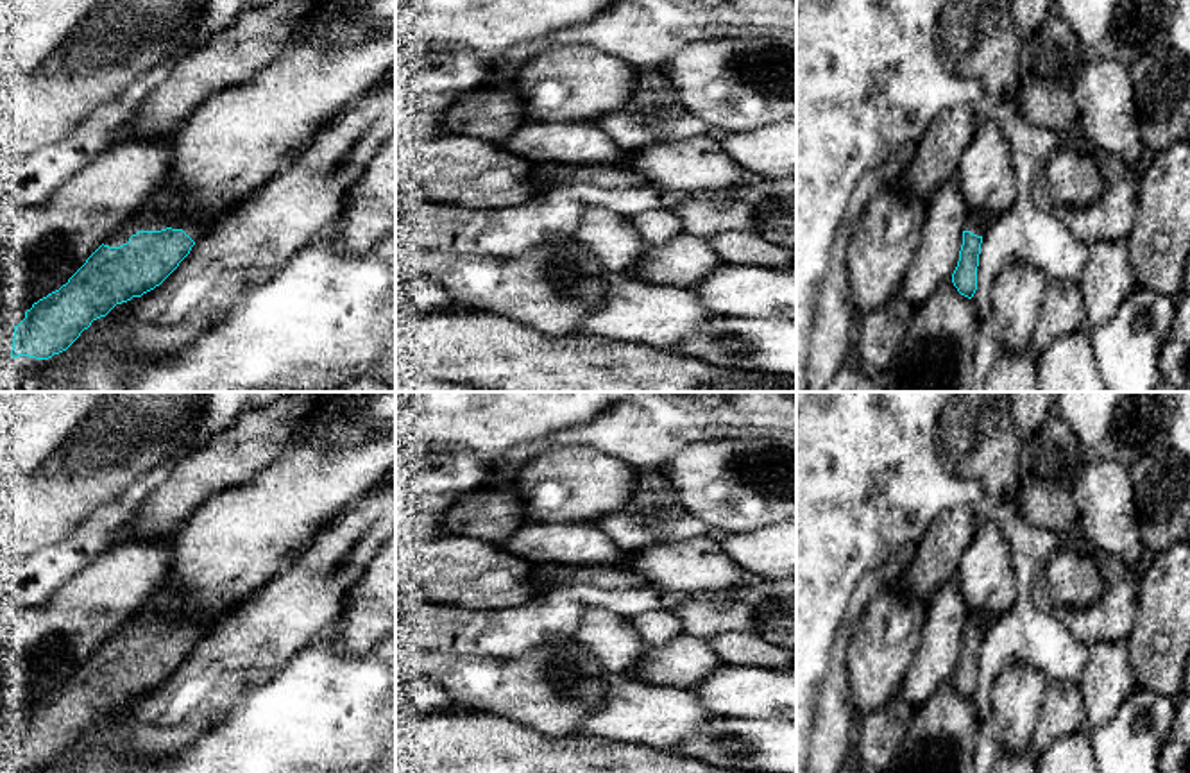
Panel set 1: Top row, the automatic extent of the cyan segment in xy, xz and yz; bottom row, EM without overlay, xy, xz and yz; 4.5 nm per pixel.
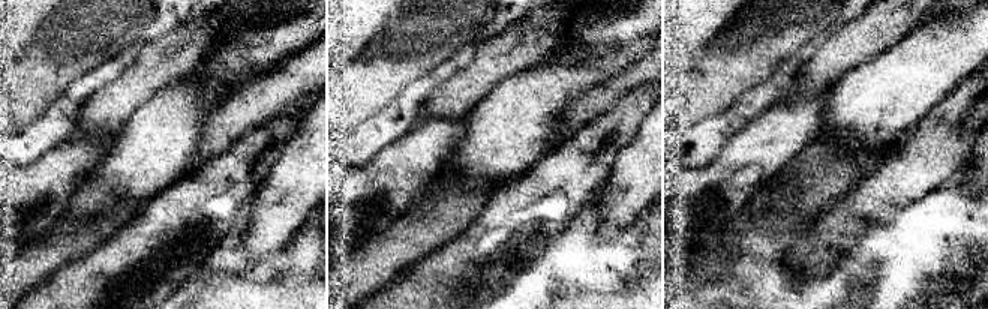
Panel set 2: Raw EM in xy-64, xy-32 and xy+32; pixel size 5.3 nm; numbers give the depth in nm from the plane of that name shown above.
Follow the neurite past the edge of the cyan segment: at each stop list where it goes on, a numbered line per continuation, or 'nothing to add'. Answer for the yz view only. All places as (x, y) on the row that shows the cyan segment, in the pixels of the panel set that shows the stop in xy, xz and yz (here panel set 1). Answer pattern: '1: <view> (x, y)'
1: yz (977, 220)

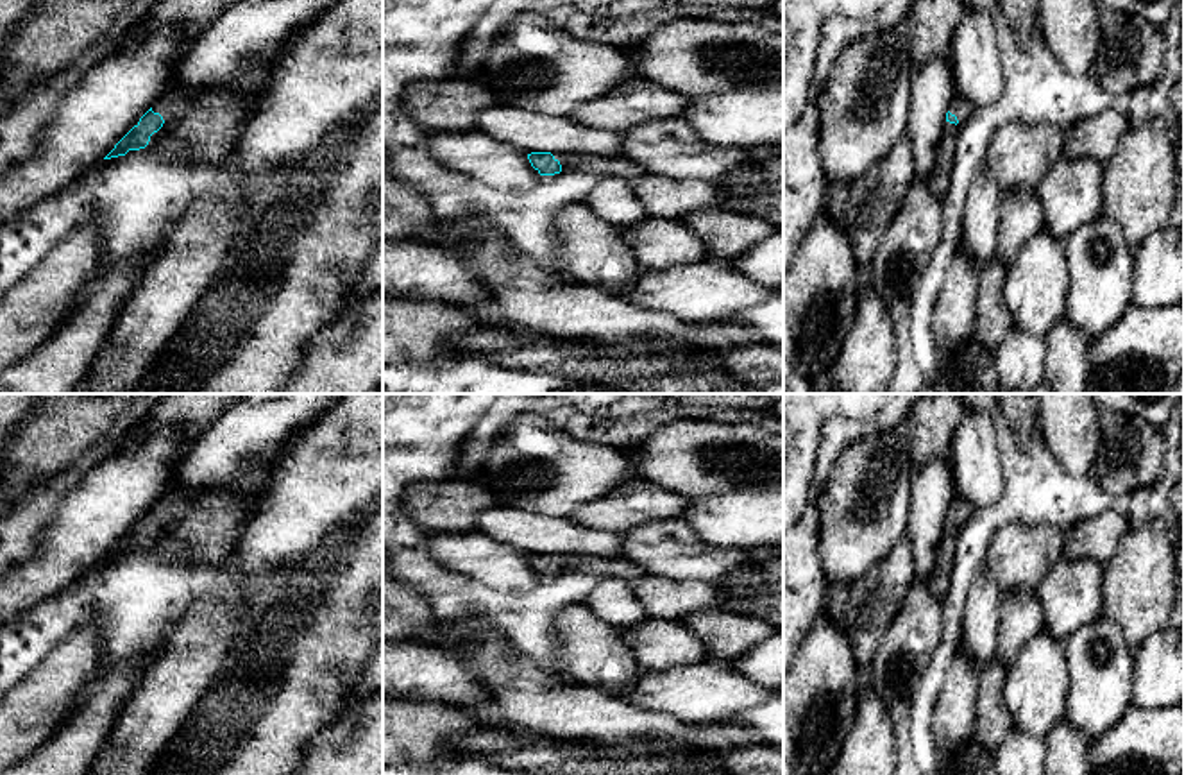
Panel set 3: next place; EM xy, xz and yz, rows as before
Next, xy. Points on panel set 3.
1: xy (210, 120)

